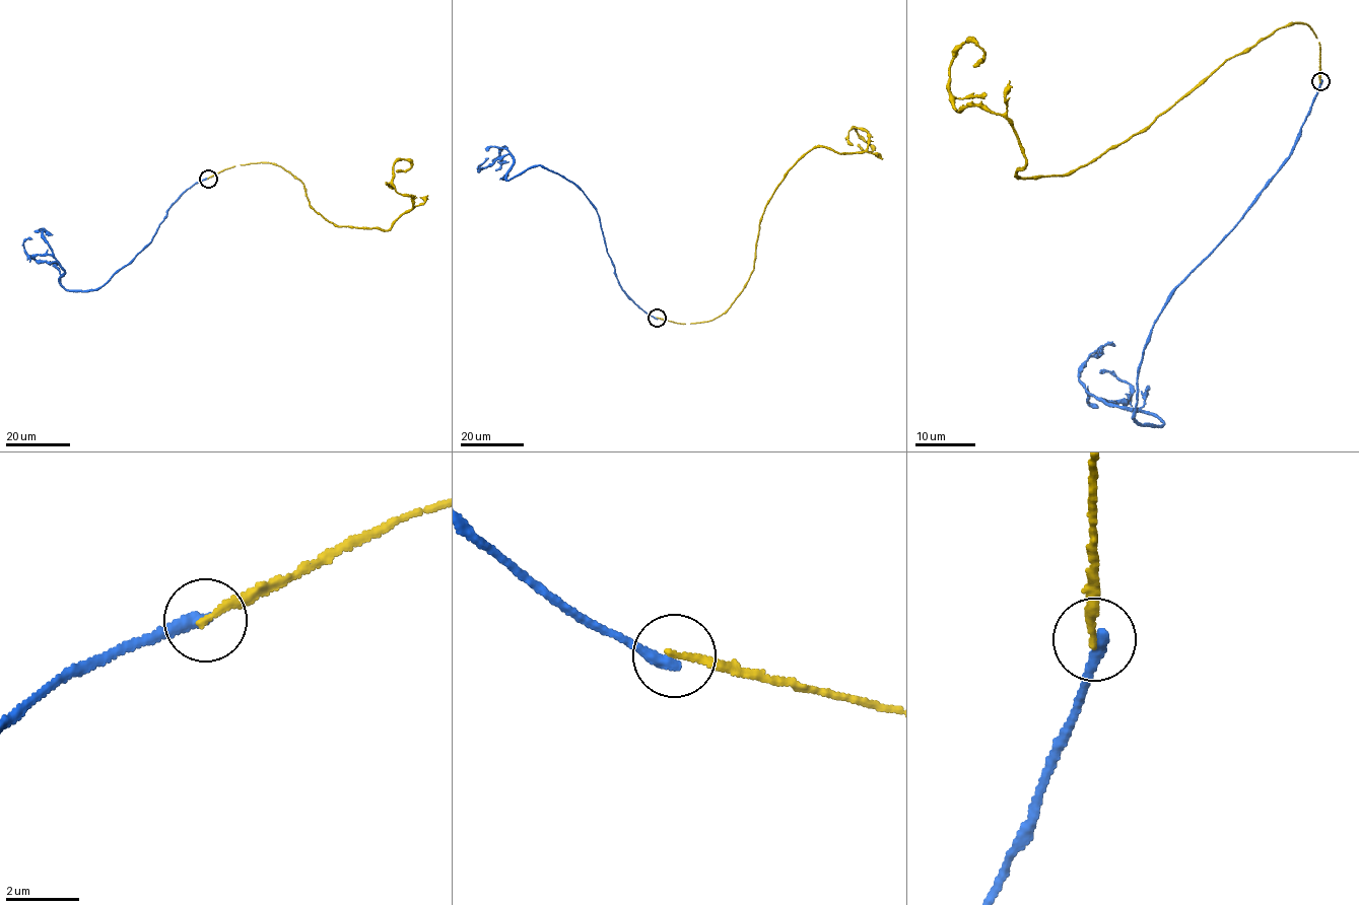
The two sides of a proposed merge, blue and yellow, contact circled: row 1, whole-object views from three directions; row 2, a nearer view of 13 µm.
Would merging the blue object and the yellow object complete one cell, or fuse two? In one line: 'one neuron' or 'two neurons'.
two neurons

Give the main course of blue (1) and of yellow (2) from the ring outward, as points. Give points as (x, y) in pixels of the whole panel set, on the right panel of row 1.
1: (1320, 80), (1288, 159), (1153, 326), (1133, 416), (1162, 424), (1103, 401), (1127, 401), (1131, 391), (1099, 372)
2: (1320, 80), (1309, 25), (1280, 26), (1126, 140), (1025, 179), (1011, 124), (954, 108), (962, 44), (973, 68)

